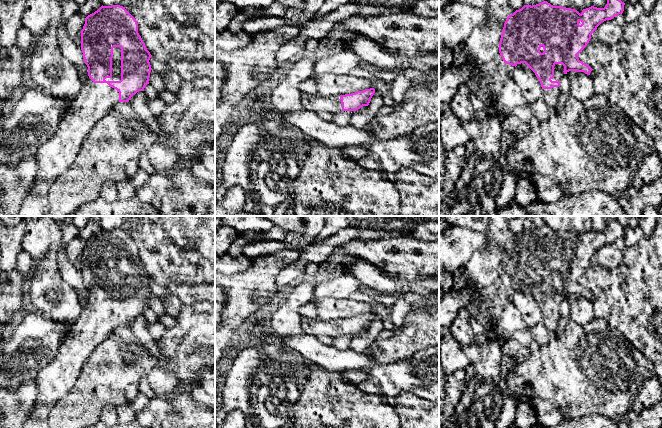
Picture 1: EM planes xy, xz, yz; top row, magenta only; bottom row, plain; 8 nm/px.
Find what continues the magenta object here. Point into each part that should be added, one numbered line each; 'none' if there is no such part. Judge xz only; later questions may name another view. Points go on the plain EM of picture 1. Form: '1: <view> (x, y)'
1: xz (315, 327)

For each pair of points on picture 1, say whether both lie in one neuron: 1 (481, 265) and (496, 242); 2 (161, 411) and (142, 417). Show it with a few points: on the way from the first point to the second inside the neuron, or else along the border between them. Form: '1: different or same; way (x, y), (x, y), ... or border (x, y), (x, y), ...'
1: same; way (487, 259), (494, 248)
2: same; way (156, 412), (147, 417)

